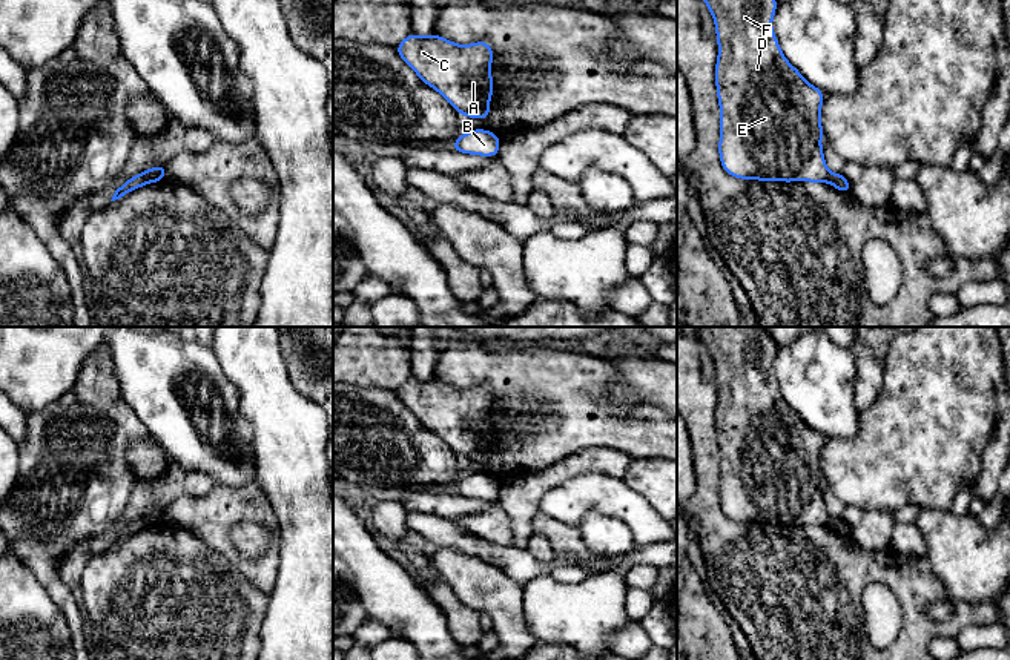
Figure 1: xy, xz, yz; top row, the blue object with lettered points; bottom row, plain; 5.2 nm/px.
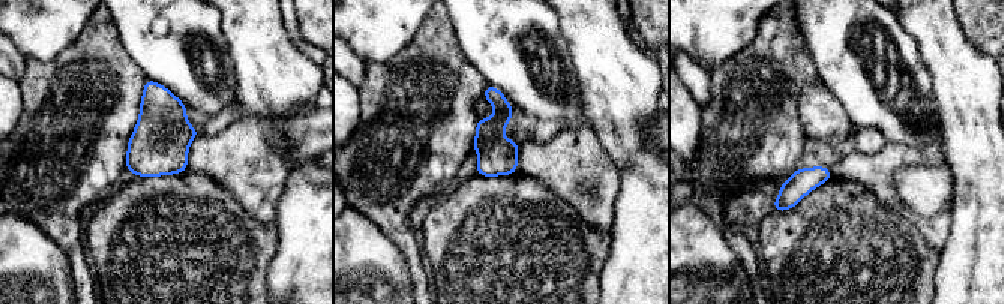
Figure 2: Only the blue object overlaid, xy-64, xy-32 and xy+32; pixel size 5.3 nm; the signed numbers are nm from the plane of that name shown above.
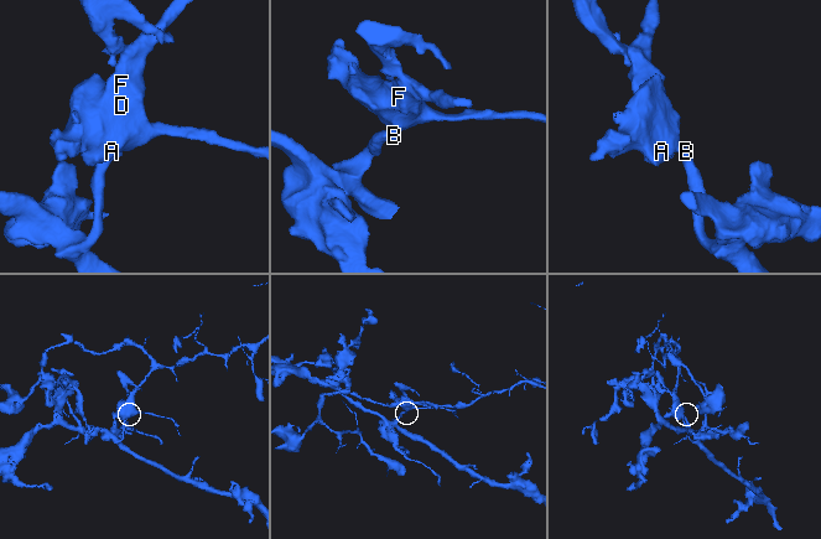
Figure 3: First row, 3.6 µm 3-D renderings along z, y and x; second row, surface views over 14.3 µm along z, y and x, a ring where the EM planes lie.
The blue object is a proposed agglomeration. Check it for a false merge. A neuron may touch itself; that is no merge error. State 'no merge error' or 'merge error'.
merge error

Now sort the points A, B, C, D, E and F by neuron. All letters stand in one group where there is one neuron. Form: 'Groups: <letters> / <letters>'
Groups: A C D E F / B

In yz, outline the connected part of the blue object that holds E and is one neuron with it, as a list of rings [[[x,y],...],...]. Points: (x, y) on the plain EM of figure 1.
[[[700,327],[695,338],[708,348],[715,365],[718,402],[715,430],[720,448],[718,499],[723,514],[740,523],[827,526],[830,516],[823,500],[820,454],[824,436],[803,422],[778,390],[772,361],[778,345],[761,327]]]

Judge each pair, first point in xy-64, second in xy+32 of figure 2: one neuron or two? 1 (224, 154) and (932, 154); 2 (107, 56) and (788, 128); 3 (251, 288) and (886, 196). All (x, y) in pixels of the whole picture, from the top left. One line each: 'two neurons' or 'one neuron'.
1: one neuron
2: one neuron
3: two neurons

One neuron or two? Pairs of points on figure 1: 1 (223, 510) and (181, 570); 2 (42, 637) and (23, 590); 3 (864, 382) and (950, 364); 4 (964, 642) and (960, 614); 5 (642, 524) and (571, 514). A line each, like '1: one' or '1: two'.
1: two
2: one
3: two
4: two
5: one

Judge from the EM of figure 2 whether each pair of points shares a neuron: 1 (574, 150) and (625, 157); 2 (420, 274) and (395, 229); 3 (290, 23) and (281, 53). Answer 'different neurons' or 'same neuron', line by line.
1: different neurons
2: same neuron
3: different neurons

